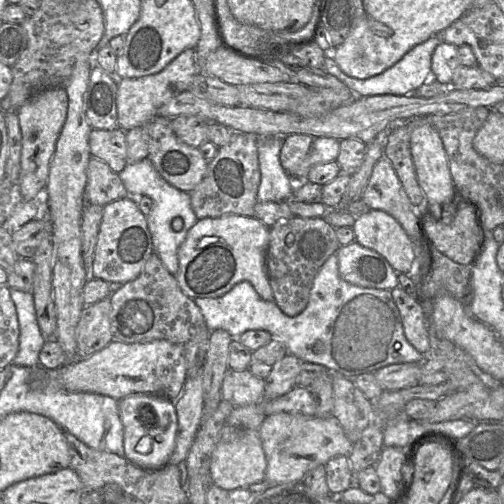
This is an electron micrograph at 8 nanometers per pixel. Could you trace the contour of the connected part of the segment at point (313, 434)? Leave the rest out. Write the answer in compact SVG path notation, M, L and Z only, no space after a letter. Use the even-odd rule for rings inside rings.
M285 412L272 414L264 419L258 434L267 461L265 481L268 485L302 481L309 471L325 465L331 458L348 456L353 445L333 415L320 418Z

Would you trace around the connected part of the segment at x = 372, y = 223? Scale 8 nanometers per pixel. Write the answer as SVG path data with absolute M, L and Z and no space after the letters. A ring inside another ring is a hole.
M366 210L352 226L354 241L381 255L398 274L412 268L415 248L398 221L382 210Z

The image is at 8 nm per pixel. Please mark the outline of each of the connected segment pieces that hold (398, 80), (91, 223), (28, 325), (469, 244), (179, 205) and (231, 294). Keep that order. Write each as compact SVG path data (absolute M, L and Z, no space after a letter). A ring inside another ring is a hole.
M440 36L430 37L425 42L414 46L393 66L368 79L357 79L346 75L339 68L331 53L328 53L325 57L323 70L343 82L357 96L378 96L385 94L408 95L423 85L426 81L433 80L431 76L432 54L437 45L441 42L442 39Z
M87 204L81 220L82 259L87 271L87 280L92 277L93 256L103 217L103 208L101 205Z
M10 288L10 296L19 323L19 349L12 365L40 366L39 353L46 339L38 325L33 293Z
M463 204L450 222L446 220L425 215L420 220L425 240L453 262L472 266L481 248L472 207Z
M148 157L139 162L127 163L123 171L119 173L119 177L128 193L148 196L153 200L153 208L146 216L152 238L153 253L159 257L165 269L175 276L179 270L179 247L184 242L188 231L198 221L191 206L190 193L181 191L165 181L157 173ZM175 218L183 220L183 227L180 231L175 231L172 228L172 221Z
M336 254L331 255L316 274L305 310L295 317L285 315L274 301L264 301L251 284L236 284L229 292L218 298L192 299L199 308L209 331L224 330L233 339L237 339L249 330L263 330L285 344L288 353L301 361L324 366L330 372L337 372L353 379L364 373L392 364L423 362L426 358L406 339L400 312L393 301L391 292L383 289L363 288L343 280L338 271ZM323 343L323 351L316 354L314 344Z

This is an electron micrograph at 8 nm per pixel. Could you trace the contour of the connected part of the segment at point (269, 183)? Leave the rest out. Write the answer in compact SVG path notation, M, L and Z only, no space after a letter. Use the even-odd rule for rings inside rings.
M284 136L260 137L257 143L259 170L261 174L257 201L284 202L293 200L297 181L282 167L280 151Z

